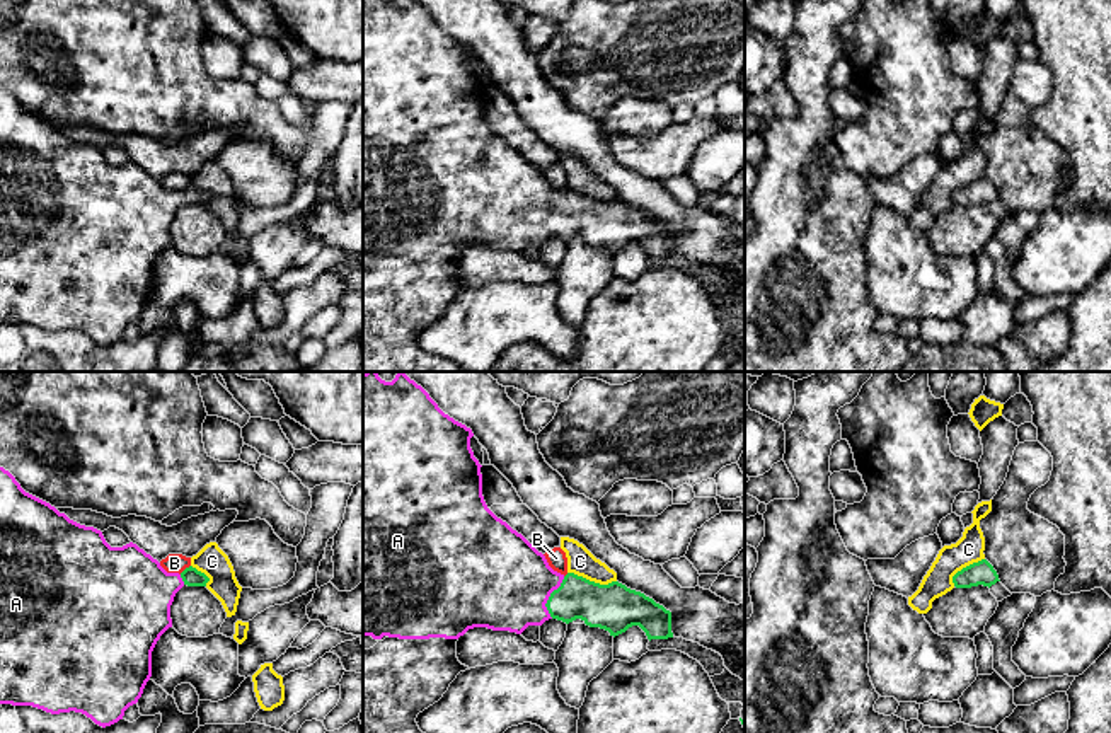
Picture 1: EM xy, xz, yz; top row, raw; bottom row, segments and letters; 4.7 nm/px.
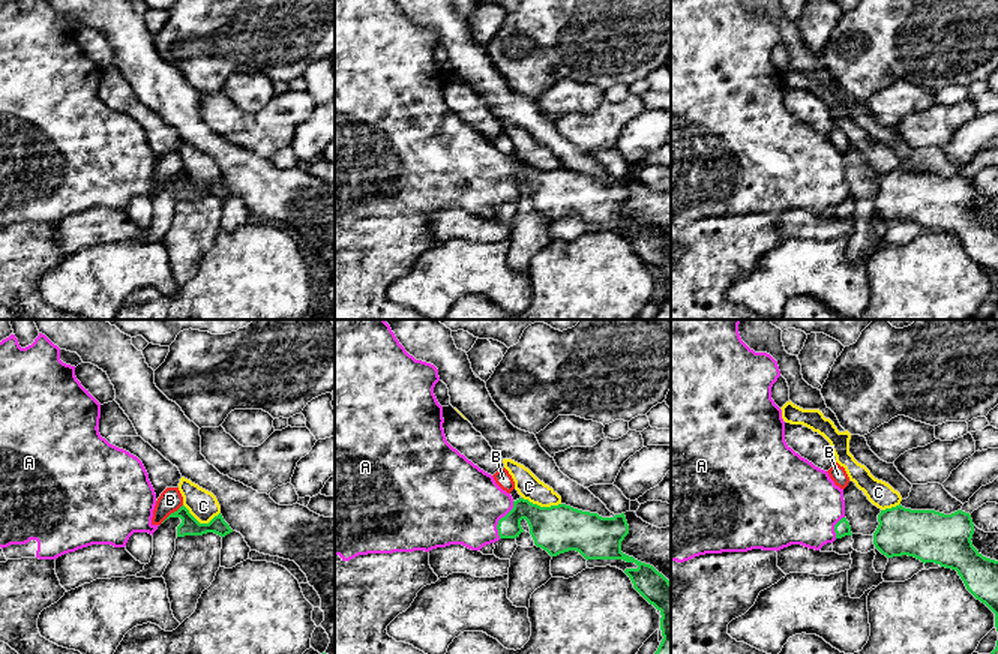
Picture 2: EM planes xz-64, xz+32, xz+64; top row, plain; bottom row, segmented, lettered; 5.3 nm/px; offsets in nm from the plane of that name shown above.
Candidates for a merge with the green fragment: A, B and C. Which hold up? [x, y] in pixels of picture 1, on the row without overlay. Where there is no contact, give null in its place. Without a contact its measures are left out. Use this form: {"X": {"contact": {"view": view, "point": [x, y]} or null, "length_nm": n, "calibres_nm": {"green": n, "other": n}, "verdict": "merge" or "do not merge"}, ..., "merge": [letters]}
{"A": {"contact": {"view": "xz", "point": [549, 215]}, "length_nm": 220, "calibres_nm": {"green": 200, "other": 460}, "verdict": "merge"}, "B": {"contact": {"view": "xy", "point": [186, 186]}, "length_nm": 70, "calibres_nm": {"green": 90, "other": 100}, "verdict": "do not merge"}, "C": {"contact": {"view": "xz", "point": [592, 200]}, "length_nm": 240, "calibres_nm": {"green": 220, "other": 130}, "verdict": "do not merge"}, "merge": ["A"]}

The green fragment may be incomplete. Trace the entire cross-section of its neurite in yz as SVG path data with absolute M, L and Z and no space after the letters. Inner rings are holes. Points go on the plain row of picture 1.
M987 177L970 182L953 194L956 206L971 206L978 203L990 206L997 199L1000 199L999 193Z

